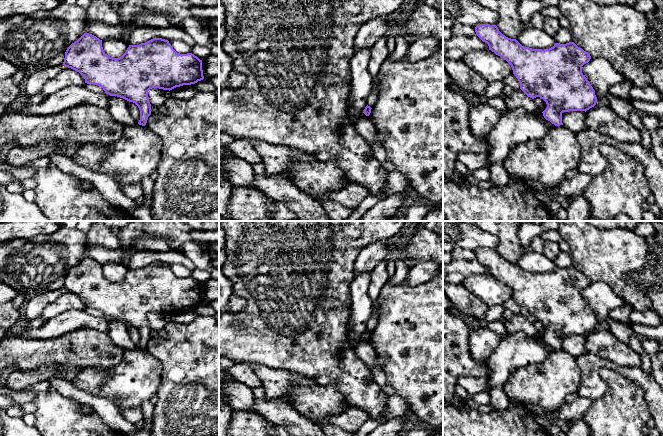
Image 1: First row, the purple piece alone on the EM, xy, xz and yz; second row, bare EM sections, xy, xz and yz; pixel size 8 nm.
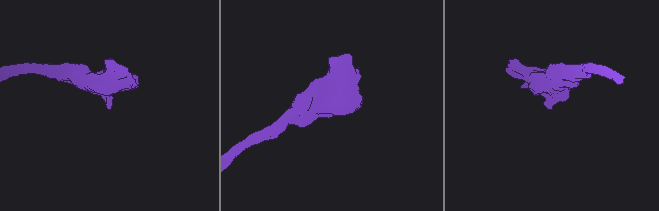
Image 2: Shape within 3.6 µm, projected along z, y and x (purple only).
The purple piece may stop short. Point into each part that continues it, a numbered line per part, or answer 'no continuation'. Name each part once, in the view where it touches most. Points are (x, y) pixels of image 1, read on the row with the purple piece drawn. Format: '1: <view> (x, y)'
no continuation

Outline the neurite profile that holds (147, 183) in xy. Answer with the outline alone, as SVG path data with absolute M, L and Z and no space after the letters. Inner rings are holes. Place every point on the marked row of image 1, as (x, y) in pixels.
M147 176L143 178L141 181L142 190L143 190L143 197L145 196L153 196L153 187L154 187L154 181L151 179L150 176Z

